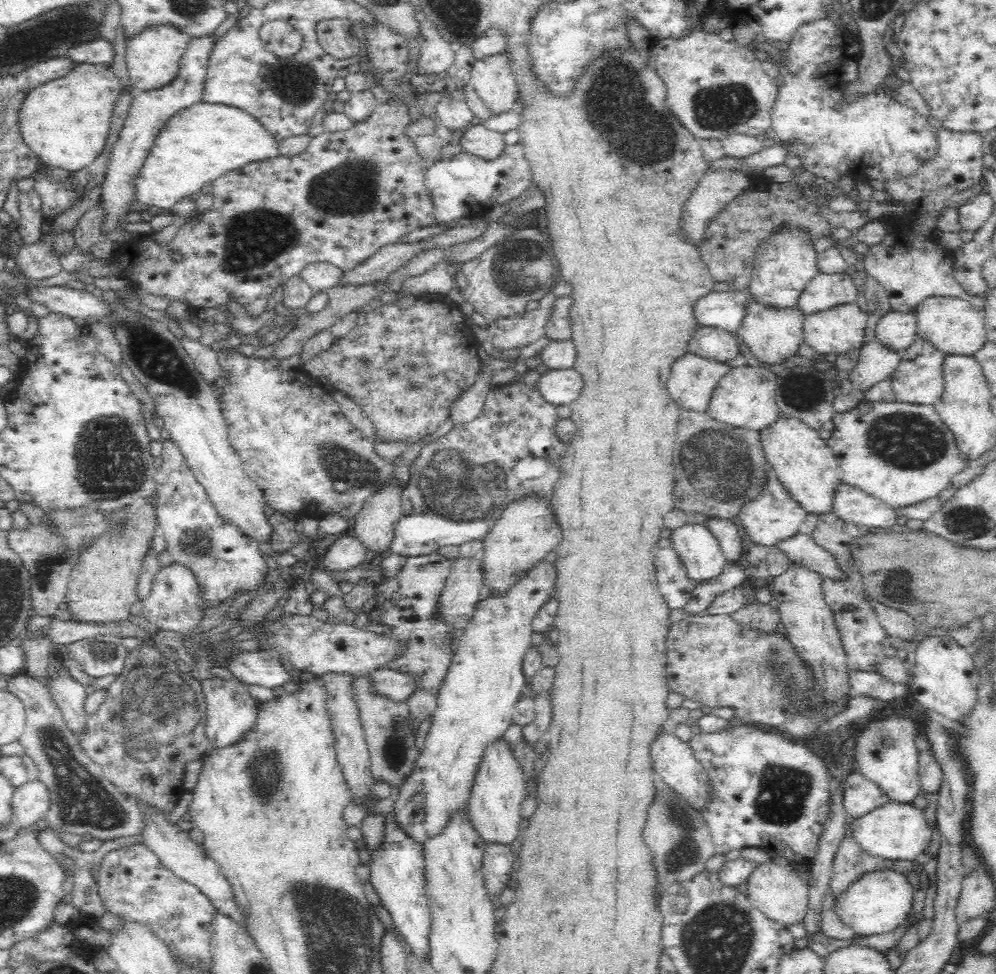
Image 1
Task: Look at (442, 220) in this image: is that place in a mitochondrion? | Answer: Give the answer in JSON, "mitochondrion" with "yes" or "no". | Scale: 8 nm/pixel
{"mitochondrion":"no"}

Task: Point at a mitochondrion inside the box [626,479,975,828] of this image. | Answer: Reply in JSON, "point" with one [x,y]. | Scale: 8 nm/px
{"point":[788,684]}

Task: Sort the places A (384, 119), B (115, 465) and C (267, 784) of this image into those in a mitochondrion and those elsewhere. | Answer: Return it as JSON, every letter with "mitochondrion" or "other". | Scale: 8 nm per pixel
{"A":"other","B":"mitochondrion","C":"mitochondrion"}

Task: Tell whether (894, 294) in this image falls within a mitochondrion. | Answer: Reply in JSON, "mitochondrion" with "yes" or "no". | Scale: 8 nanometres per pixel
{"mitochondrion":"no"}

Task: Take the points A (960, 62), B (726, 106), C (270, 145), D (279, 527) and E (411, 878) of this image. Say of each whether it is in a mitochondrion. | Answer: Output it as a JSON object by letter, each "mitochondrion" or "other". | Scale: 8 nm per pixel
{"A":"other","B":"mitochondrion","C":"other","D":"other","E":"other"}

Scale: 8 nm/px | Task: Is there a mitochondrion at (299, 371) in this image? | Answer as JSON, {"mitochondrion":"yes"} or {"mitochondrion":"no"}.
{"mitochondrion":"no"}

